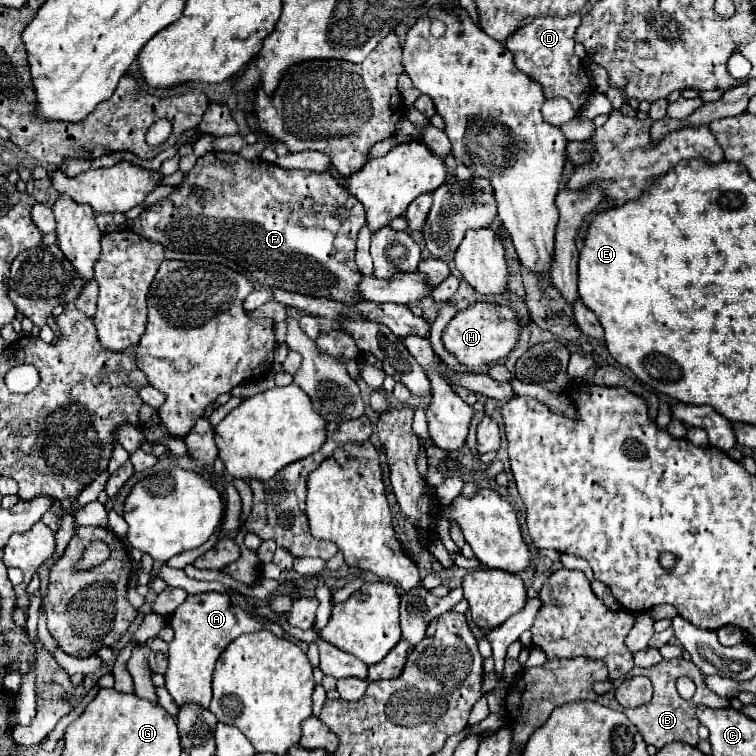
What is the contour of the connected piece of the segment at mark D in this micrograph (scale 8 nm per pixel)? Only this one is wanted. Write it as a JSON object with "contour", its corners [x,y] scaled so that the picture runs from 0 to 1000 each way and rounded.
{"contour":[[[767,16],[749,24],[714,21],[669,53],[669,66],[680,74],[683,90],[701,106],[712,108],[722,130],[749,130],[762,148],[770,146],[783,124],[780,103],[770,87],[770,79],[759,71],[759,40],[765,37],[767,24]]]}

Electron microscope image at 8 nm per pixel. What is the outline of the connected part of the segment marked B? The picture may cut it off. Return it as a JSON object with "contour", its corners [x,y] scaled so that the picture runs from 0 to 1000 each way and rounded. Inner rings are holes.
{"contour":[[[889,870],[889,873],[876,873],[860,884],[841,884],[839,892],[852,892],[854,897],[860,897],[862,907],[865,907],[865,921],[862,926],[852,934],[852,937],[825,937],[823,942],[833,950],[833,955],[844,963],[844,968],[849,971],[854,984],[868,987],[870,992],[878,989],[886,981],[907,981],[913,987],[923,984],[923,950],[921,950],[921,934],[923,931],[937,931],[942,937],[960,937],[963,934],[963,923],[952,923],[947,921],[934,905],[931,905],[931,892],[913,876],[905,870]],[[902,892],[907,892],[910,897],[918,899],[921,905],[921,915],[913,926],[905,926],[897,913],[894,913],[894,897],[899,897]]]}

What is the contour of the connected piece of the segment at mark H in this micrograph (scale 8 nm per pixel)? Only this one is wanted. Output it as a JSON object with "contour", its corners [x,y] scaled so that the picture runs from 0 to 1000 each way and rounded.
{"contour":[[[630,399],[616,410],[608,410],[593,426],[585,439],[585,455],[611,484],[619,489],[632,489],[638,481],[651,481],[672,471],[683,458],[685,437],[685,415],[680,410],[648,399]]]}

